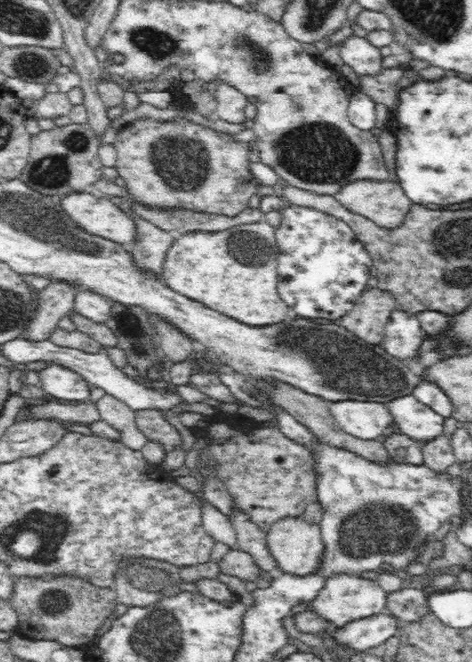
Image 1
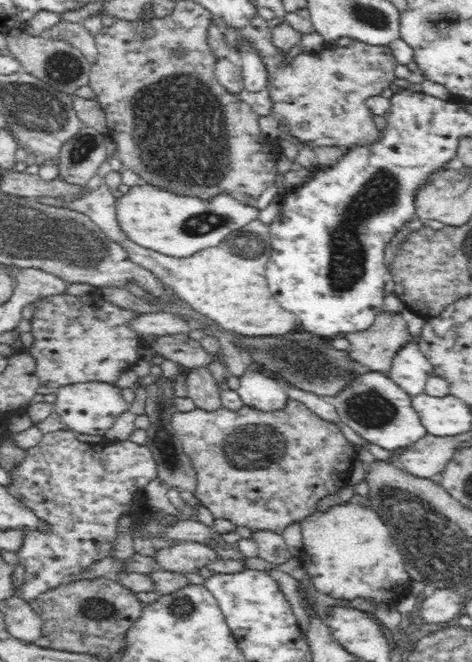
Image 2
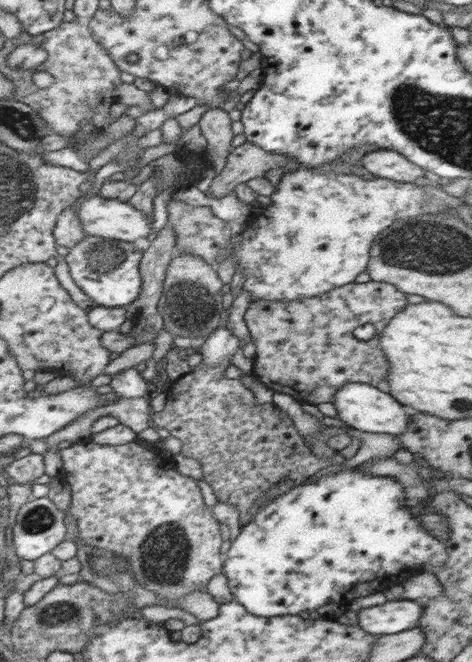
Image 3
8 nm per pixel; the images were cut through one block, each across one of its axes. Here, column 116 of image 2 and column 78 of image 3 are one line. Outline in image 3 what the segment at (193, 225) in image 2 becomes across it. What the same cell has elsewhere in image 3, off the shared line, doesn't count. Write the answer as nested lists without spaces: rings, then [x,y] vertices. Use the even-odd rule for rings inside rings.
[[[97,194],[77,203],[76,208],[87,237],[129,243],[151,234],[153,218],[130,202]]]

